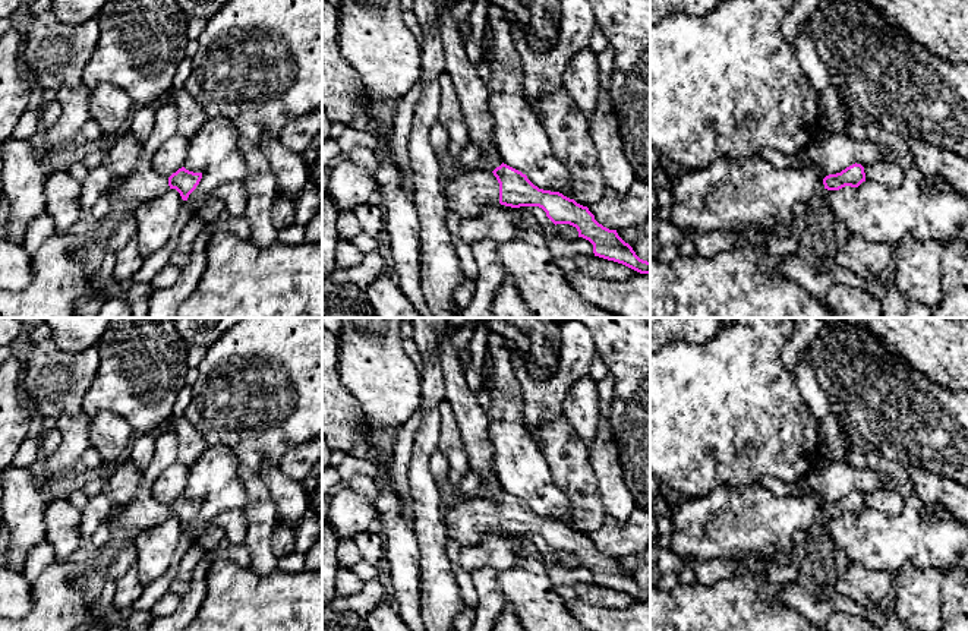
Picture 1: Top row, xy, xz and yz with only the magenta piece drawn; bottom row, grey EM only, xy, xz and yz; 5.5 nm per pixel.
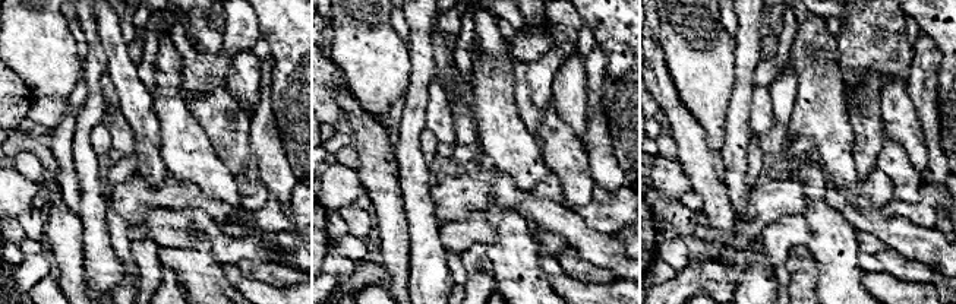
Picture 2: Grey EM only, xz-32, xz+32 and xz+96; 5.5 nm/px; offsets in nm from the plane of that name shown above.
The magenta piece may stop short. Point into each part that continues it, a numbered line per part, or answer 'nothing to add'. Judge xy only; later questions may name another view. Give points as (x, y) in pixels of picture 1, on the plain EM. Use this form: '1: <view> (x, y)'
1: xy (144, 511)

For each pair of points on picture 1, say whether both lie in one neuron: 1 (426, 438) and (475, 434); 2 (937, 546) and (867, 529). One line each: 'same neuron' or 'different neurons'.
1: different neurons
2: same neuron

